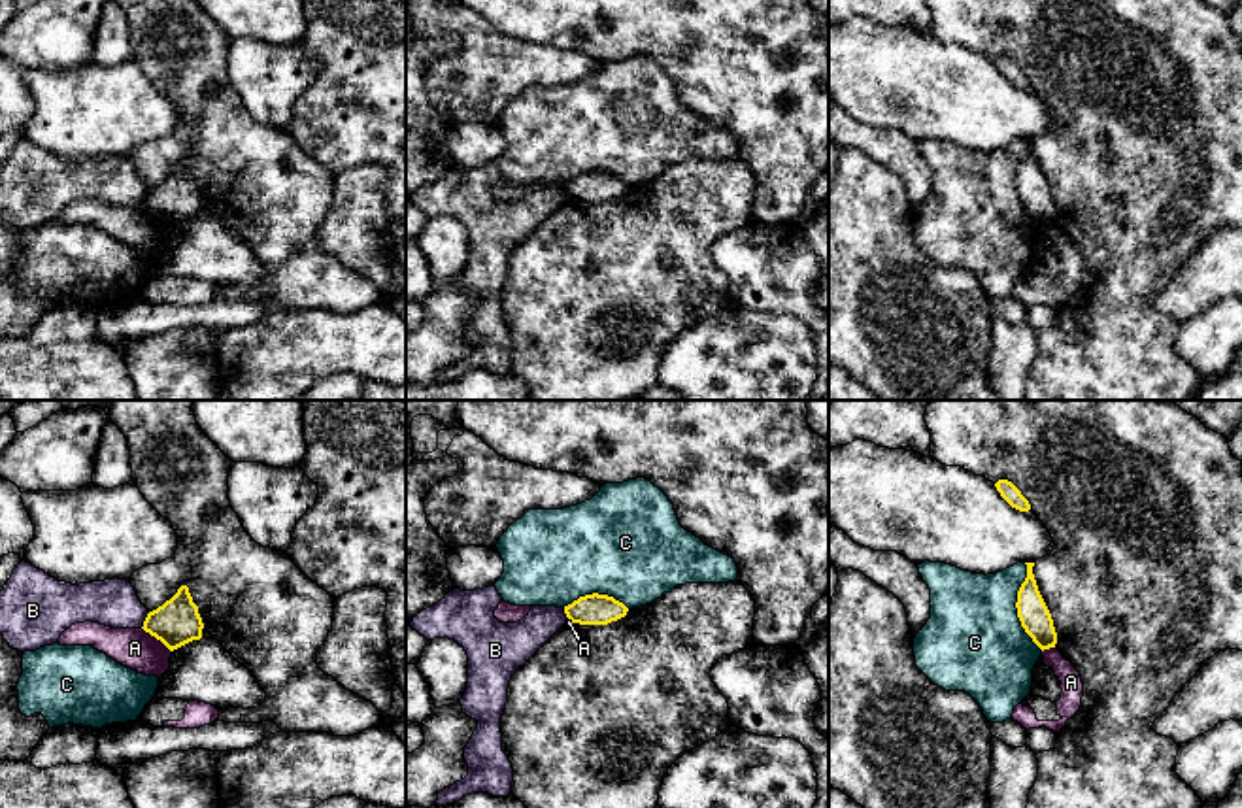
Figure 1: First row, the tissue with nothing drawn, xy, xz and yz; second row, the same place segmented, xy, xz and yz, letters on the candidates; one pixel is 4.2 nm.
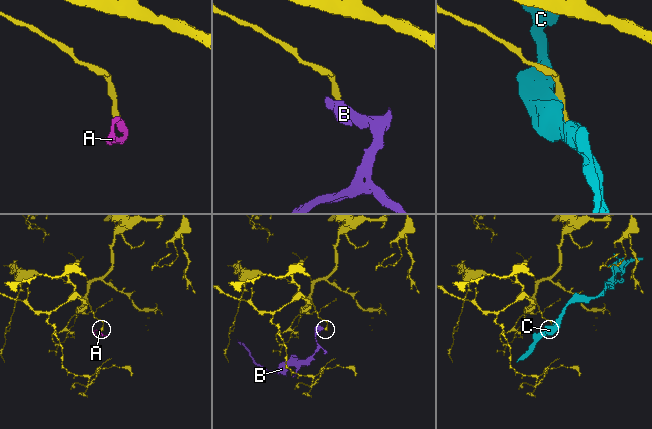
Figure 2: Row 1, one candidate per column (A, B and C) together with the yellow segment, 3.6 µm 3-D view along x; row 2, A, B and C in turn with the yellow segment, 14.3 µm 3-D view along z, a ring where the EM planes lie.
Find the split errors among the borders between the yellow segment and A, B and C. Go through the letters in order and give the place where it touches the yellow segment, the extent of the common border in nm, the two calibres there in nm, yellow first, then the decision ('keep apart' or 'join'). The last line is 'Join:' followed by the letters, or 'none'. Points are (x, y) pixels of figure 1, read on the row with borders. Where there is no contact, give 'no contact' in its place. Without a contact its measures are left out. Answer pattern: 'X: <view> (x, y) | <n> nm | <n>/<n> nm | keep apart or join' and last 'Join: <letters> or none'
A: xy (157, 639) | 170 nm | 190/170 nm | keep apart
B: xy (146, 620) | 80 nm | 190/200 nm | keep apart
C: yz (1016, 606) | 380 nm | 130/420 nm | keep apart
Join: none

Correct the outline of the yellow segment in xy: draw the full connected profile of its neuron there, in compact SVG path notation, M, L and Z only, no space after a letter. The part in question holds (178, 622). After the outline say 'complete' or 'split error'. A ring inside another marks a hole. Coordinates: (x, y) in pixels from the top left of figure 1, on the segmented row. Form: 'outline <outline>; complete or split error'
outline M181 585L170 600L149 612L142 629L160 640L170 651L200 640L204 623L189 587Z; complete

